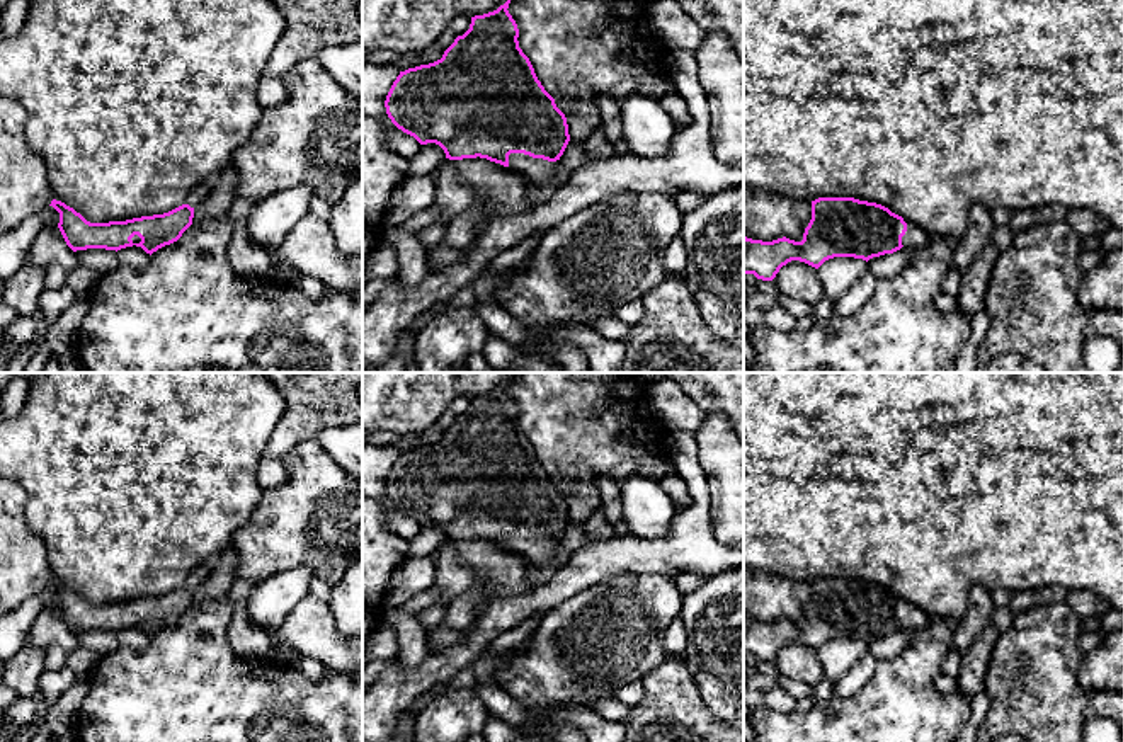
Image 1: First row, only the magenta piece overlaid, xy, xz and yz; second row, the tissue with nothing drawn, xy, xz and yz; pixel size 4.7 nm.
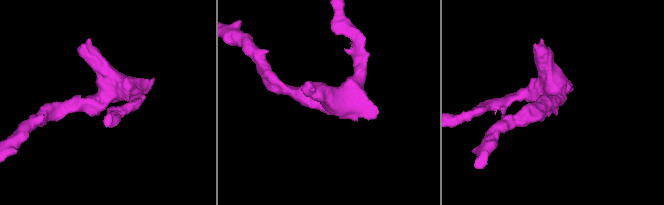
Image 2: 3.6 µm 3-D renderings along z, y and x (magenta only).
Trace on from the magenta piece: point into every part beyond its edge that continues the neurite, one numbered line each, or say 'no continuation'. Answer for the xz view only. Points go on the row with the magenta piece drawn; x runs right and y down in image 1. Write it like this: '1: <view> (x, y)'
1: xz (541, 172)

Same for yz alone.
1: yz (914, 237)

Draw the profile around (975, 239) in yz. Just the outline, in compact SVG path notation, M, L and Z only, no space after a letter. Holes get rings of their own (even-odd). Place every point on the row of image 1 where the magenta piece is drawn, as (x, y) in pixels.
M980 203L972 204L966 230L956 240L953 250L953 267L963 274L972 265L972 262L990 245L994 228L995 225L990 208Z

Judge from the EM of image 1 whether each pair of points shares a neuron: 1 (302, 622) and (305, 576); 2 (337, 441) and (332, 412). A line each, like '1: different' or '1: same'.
1: different
2: different

